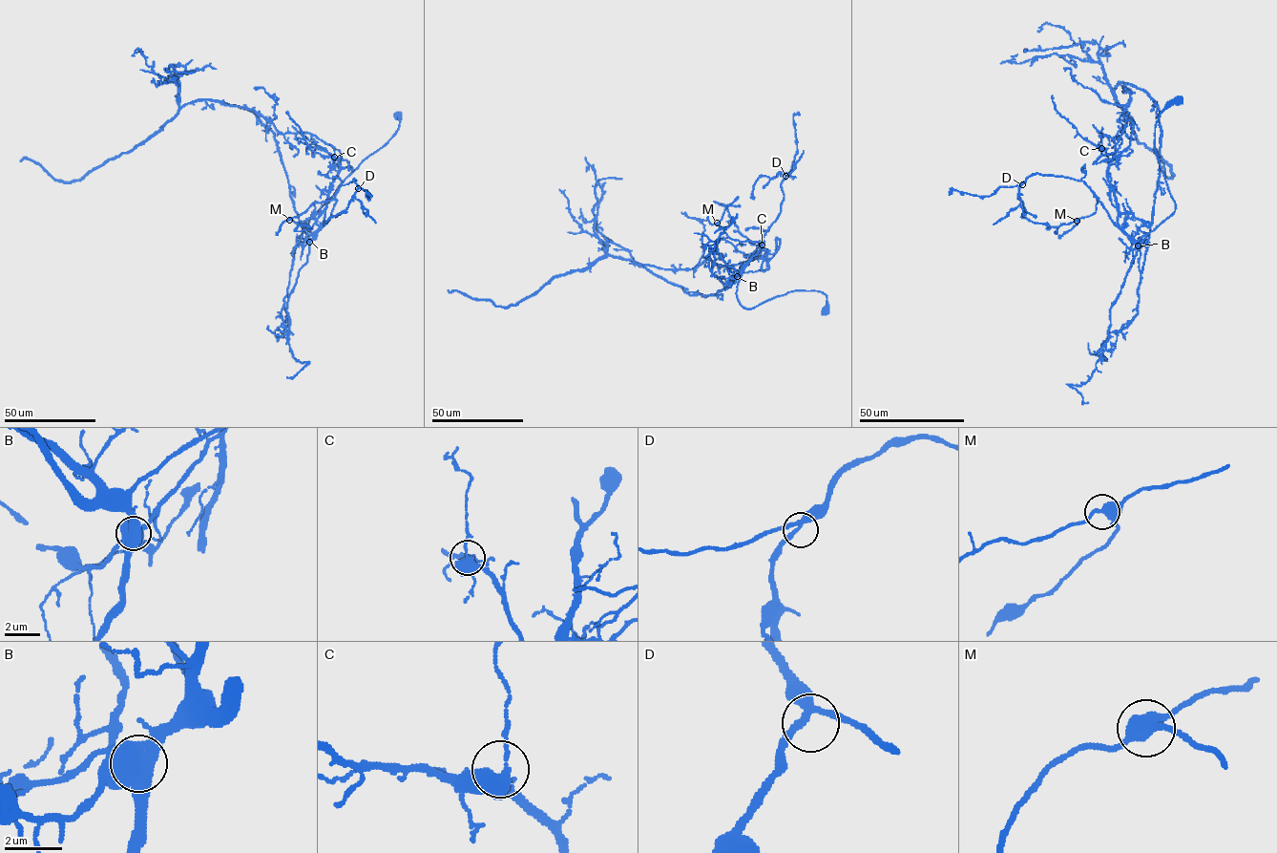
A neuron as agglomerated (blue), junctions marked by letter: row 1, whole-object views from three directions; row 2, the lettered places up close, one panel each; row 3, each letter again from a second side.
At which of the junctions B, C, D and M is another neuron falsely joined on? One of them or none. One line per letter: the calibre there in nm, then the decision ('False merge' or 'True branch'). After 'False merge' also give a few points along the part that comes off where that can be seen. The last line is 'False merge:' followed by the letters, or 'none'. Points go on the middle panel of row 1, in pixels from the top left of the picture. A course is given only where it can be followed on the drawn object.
B: Thickness 550 nm. False merge. Course of the part to remove: (737, 276), (757, 253), (763, 237), (780, 212), (782, 181), (797, 151), (793, 117), (799, 112)
C: Thickness 420 nm. True branch
D: Thickness 240 nm. True branch
M: Thickness 400 nm. True branch
False merge: B

